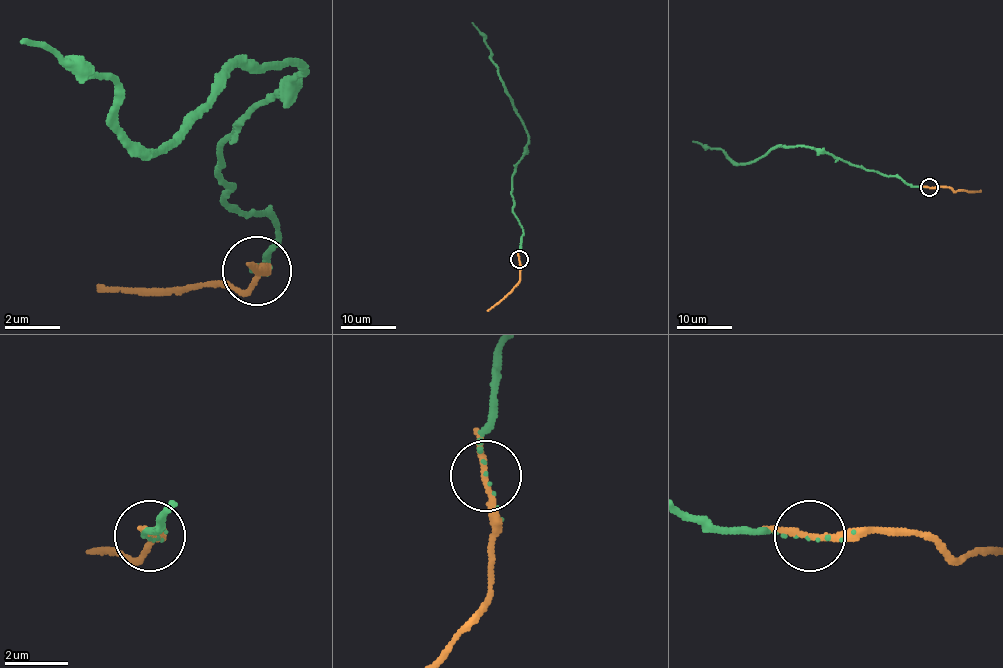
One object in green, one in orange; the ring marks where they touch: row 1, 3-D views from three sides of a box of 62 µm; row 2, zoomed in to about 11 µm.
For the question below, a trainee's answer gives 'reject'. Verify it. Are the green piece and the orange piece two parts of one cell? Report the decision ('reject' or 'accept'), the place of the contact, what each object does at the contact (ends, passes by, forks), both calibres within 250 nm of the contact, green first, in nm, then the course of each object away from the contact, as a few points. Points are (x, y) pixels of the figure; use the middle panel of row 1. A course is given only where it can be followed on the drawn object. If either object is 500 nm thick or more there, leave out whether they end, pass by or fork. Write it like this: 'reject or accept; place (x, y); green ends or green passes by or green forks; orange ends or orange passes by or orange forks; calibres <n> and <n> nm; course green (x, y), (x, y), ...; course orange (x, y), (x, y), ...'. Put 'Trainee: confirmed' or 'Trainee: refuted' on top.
Trainee: refuted
accept; place (519, 259); green ends; orange passes by; calibres 70 and 190 nm; course green (519, 259), (523, 230), (512, 210), (511, 180), (528, 142), (528, 131), (491, 60), (483, 34), (472, 23); course orange (519, 259), (519, 282), (487, 310)

